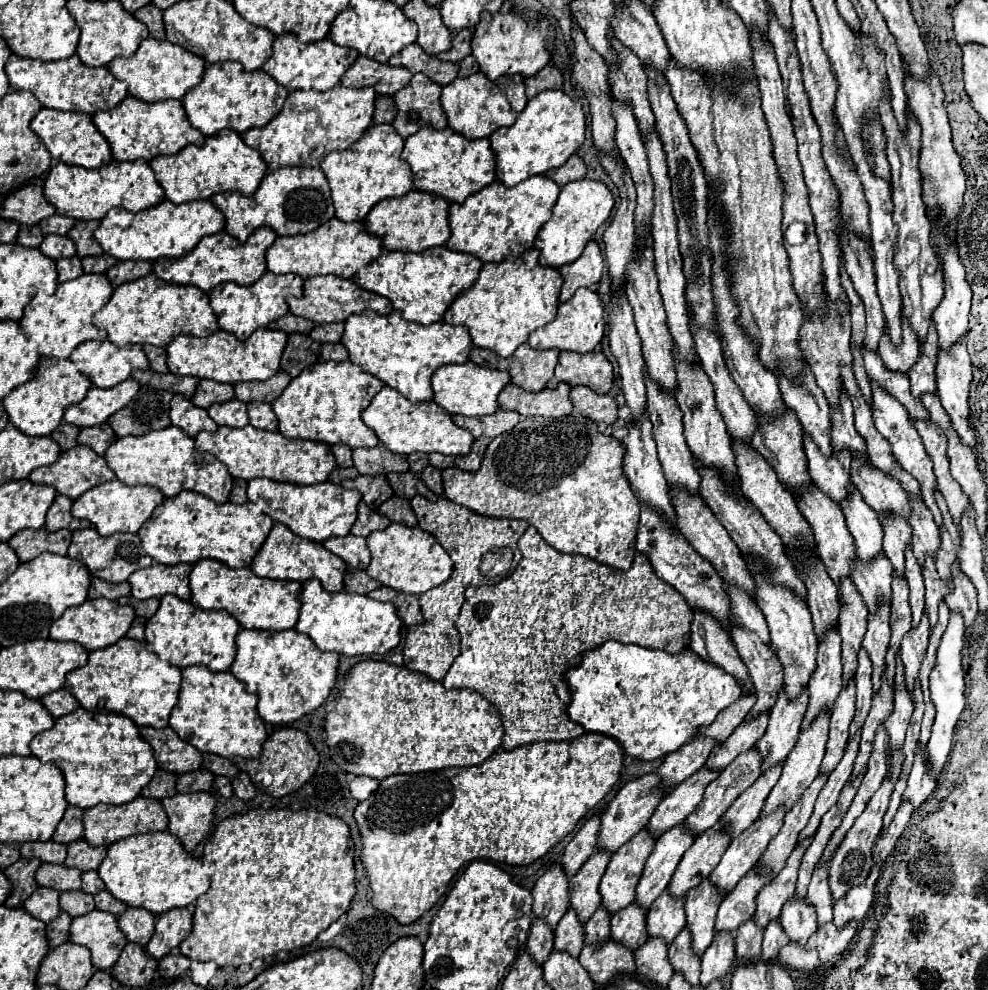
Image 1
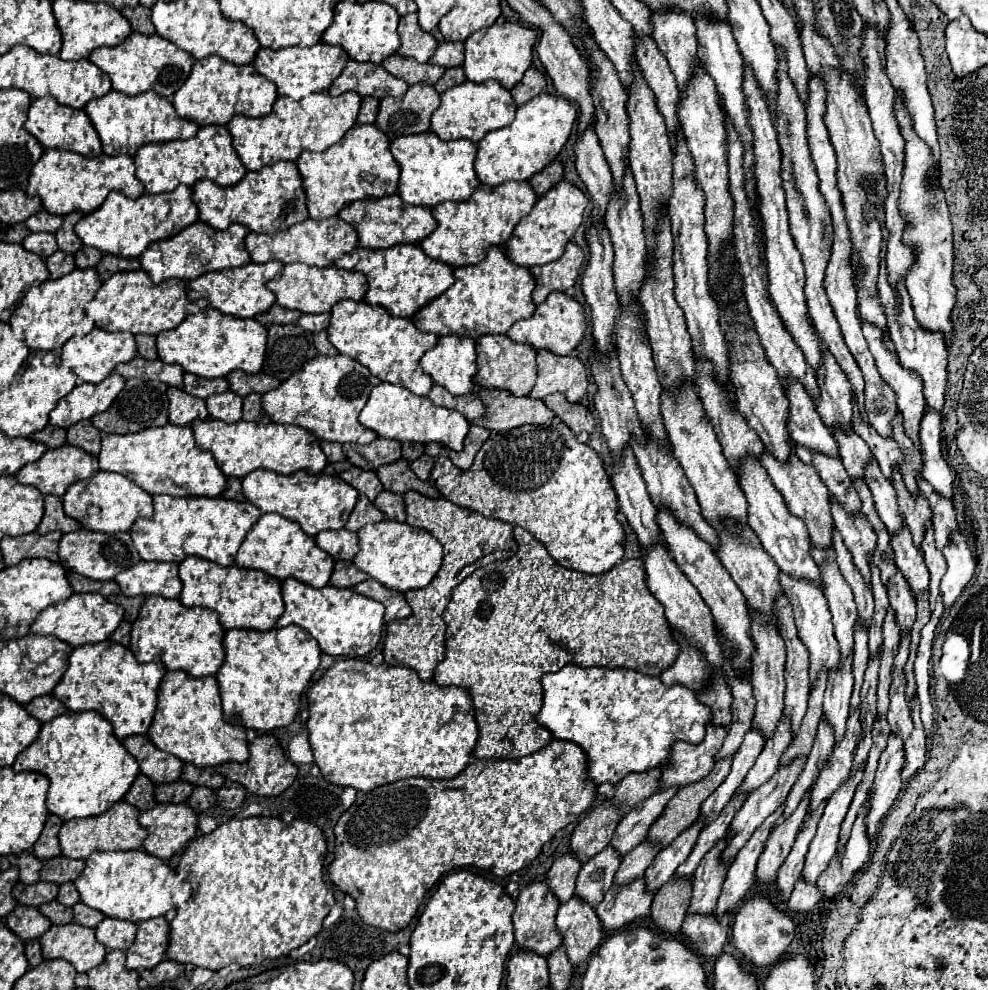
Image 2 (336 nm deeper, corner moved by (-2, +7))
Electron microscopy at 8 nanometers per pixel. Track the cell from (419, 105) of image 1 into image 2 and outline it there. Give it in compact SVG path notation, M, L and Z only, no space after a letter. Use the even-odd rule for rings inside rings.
M429 84L411 86L403 98L383 98L379 104L375 126L383 130L389 140L407 134L421 134L429 130L431 114L439 108L439 94Z

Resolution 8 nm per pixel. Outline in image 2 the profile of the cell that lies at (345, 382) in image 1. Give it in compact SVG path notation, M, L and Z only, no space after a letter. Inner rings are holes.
M337 354L337 356L315 356L301 370L291 374L275 390L263 394L263 410L271 416L275 424L295 424L313 432L321 440L329 442L355 442L369 444L377 434L359 424L359 410L365 406L371 390L379 380L357 360Z

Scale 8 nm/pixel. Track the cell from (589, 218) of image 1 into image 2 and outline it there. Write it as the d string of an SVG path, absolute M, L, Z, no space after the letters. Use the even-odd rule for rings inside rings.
M561 180L545 196L541 196L535 202L533 210L525 218L521 218L521 222L515 226L509 244L505 244L507 256L517 266L525 266L525 268L557 260L565 252L565 244L573 238L575 230L579 228L585 208L587 208L585 194L571 182Z

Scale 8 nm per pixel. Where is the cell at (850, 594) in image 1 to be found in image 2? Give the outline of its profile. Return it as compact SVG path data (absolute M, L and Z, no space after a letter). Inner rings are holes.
M765 450L765 458L761 458L761 464L769 472L775 488L783 494L789 512L799 516L805 522L811 542L819 548L831 548L833 518L829 512L829 490L823 486L821 478L817 478L817 472L811 466L805 466L795 452L793 452L793 458L789 458L789 462L777 462L777 458L773 458L773 454Z

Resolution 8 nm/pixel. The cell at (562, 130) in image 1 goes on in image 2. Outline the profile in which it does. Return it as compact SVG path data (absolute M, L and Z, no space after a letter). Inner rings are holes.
M547 92L519 106L517 118L507 128L489 132L481 142L477 142L475 172L479 182L499 186L507 180L529 180L533 174L541 172L549 162L553 162L563 150L575 120L577 110L565 98Z

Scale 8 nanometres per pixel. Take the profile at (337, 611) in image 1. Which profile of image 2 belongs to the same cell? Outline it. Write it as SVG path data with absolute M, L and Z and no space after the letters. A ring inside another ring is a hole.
M295 578L283 580L281 590L285 612L277 618L277 626L301 626L317 640L321 652L331 656L365 656L379 644L385 614L381 602L365 598L351 588L311 588Z

